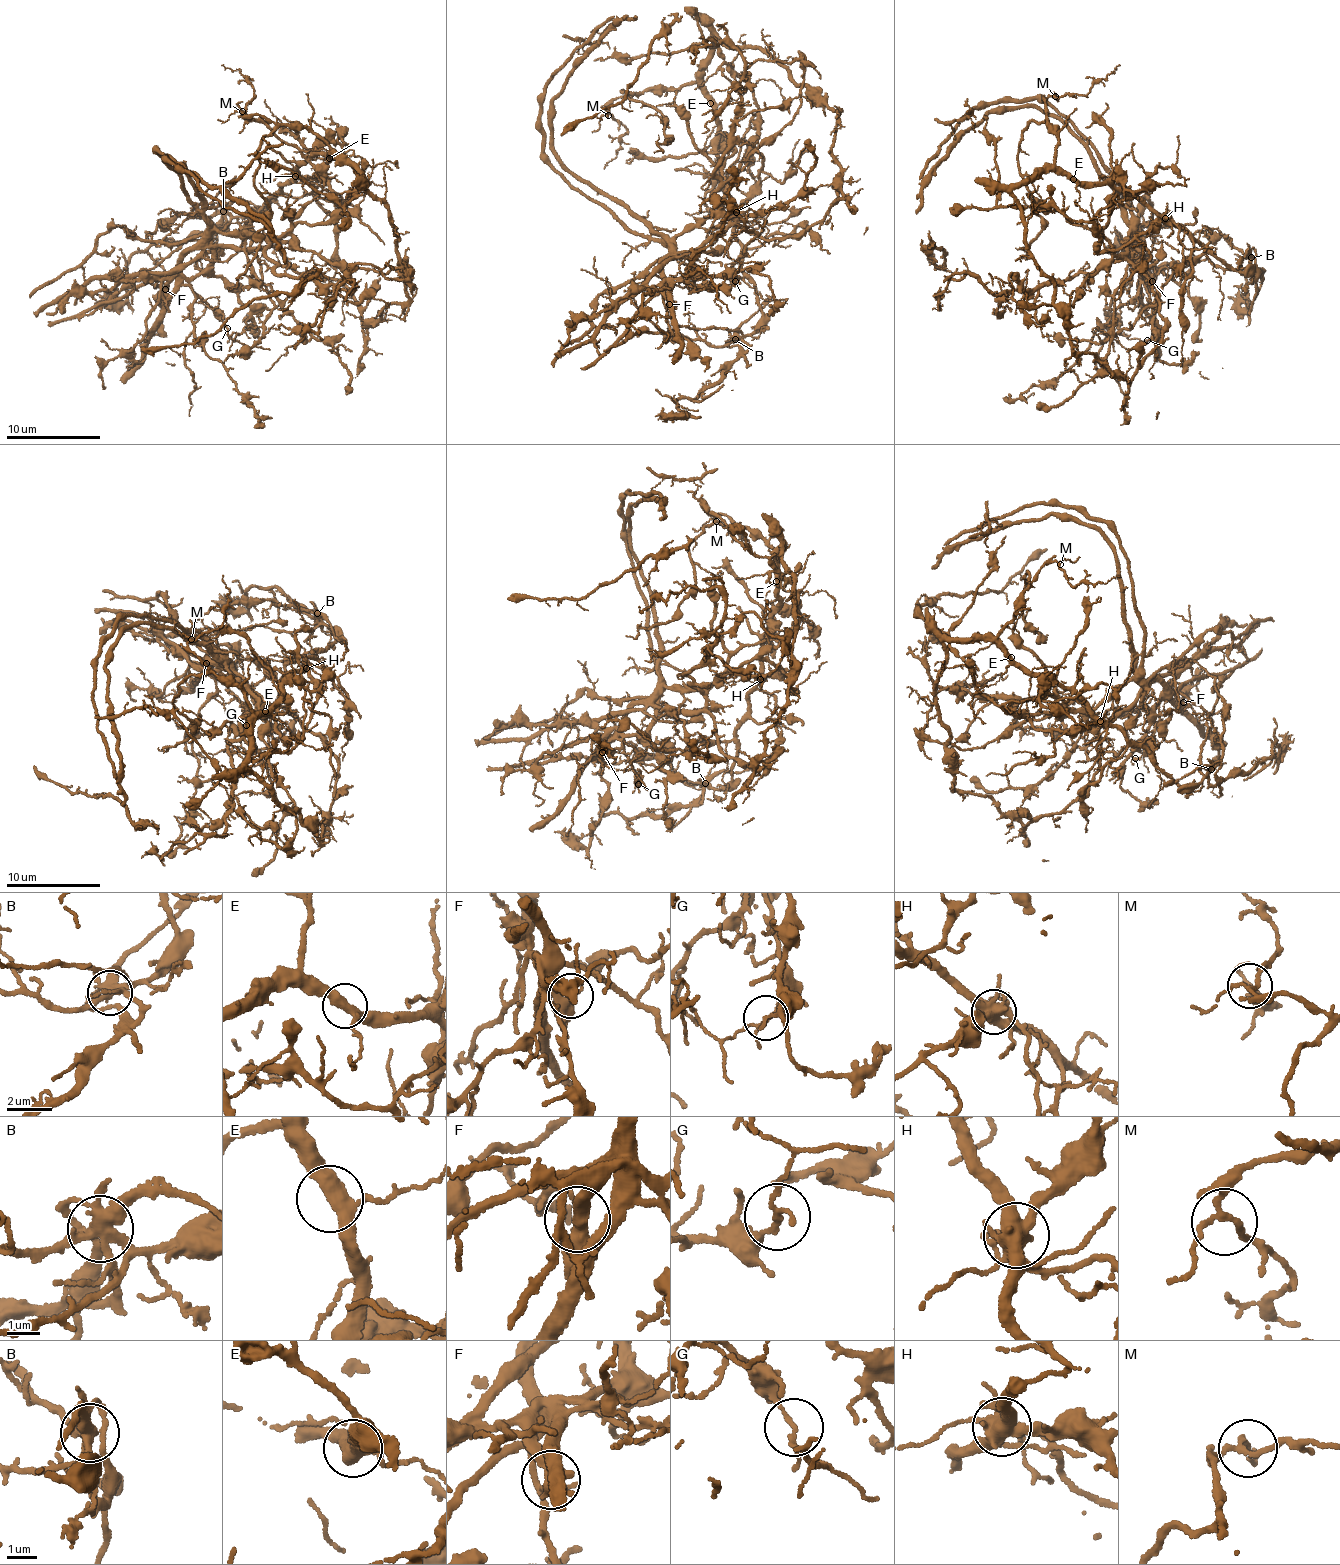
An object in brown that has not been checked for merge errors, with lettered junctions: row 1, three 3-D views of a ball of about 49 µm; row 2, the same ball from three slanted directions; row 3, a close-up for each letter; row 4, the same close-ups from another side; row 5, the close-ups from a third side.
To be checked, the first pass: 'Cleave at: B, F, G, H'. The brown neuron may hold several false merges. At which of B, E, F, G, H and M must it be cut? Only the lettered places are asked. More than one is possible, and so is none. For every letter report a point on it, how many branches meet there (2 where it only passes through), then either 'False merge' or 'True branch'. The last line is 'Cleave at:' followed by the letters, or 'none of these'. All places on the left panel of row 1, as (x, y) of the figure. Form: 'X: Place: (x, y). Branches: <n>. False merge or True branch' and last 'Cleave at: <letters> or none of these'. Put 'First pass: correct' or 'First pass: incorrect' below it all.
B: Place: (223, 211). Branches: 7. False merge
E: Place: (329, 158). Branches: 4. True branch
F: Place: (165, 289). Branches: 4. False merge
G: Place: (227, 328). Branches: 3. False merge
H: Place: (295, 176). Branches: 6. False merge
M: Place: (242, 111). Branches: 3. True branch
Cleave at: B, F, G, H
First pass: correct

